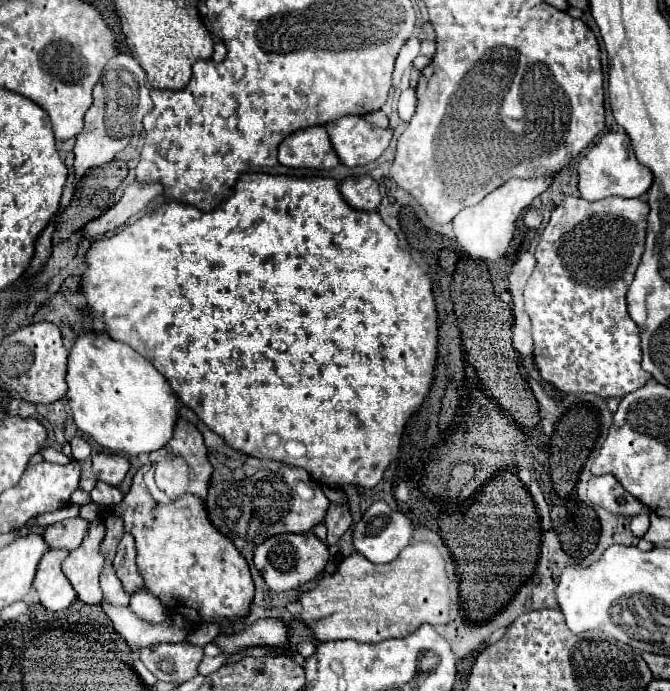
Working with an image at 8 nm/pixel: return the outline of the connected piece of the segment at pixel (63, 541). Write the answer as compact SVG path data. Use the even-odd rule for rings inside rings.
M72 518L64 520L60 524L46 526L42 532L42 538L50 548L64 548L64 550L74 550L86 536L86 520L82 518Z

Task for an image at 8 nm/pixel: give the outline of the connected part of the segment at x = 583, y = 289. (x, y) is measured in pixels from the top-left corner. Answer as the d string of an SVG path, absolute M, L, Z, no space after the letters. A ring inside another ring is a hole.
M608 196L598 202L566 198L552 212L540 236L536 246L536 268L524 288L524 302L532 320L533 356L540 376L564 394L584 392L604 400L624 398L652 378L640 366L640 332L626 312L626 292L642 256L648 210L648 204L640 198Z

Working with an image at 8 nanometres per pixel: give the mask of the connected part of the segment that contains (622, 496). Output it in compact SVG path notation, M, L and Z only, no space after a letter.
M592 476L588 482L587 497L591 503L602 506L620 516L632 516L632 512L650 512L644 504L634 500L614 476Z

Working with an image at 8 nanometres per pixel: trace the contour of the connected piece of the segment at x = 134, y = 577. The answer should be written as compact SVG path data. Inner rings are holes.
M128 532L124 534L124 538L118 544L118 552L114 558L114 570L128 594L136 594L140 590L144 590L144 578L140 576L138 566L136 566L134 538Z

